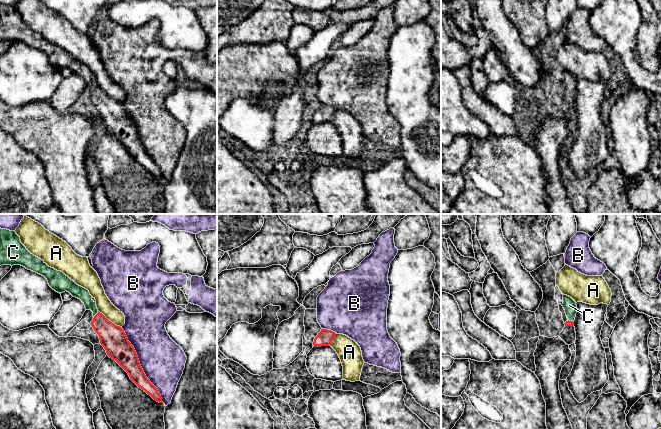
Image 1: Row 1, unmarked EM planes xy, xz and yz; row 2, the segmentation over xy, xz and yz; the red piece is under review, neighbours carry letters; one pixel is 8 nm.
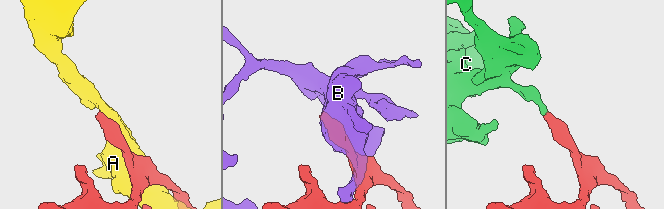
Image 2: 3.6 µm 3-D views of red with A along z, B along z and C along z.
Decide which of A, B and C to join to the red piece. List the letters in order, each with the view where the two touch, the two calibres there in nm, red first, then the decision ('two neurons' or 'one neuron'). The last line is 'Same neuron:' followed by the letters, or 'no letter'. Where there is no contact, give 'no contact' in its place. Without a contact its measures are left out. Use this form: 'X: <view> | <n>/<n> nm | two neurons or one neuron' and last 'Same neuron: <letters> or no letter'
A: xy | 200/120 nm | two neurons
B: xy | 200/360 nm | two neurons
C: xy | 200/100 nm | one neuron
Same neuron: C

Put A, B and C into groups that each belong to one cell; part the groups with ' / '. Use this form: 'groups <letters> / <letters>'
groups A / B / C

